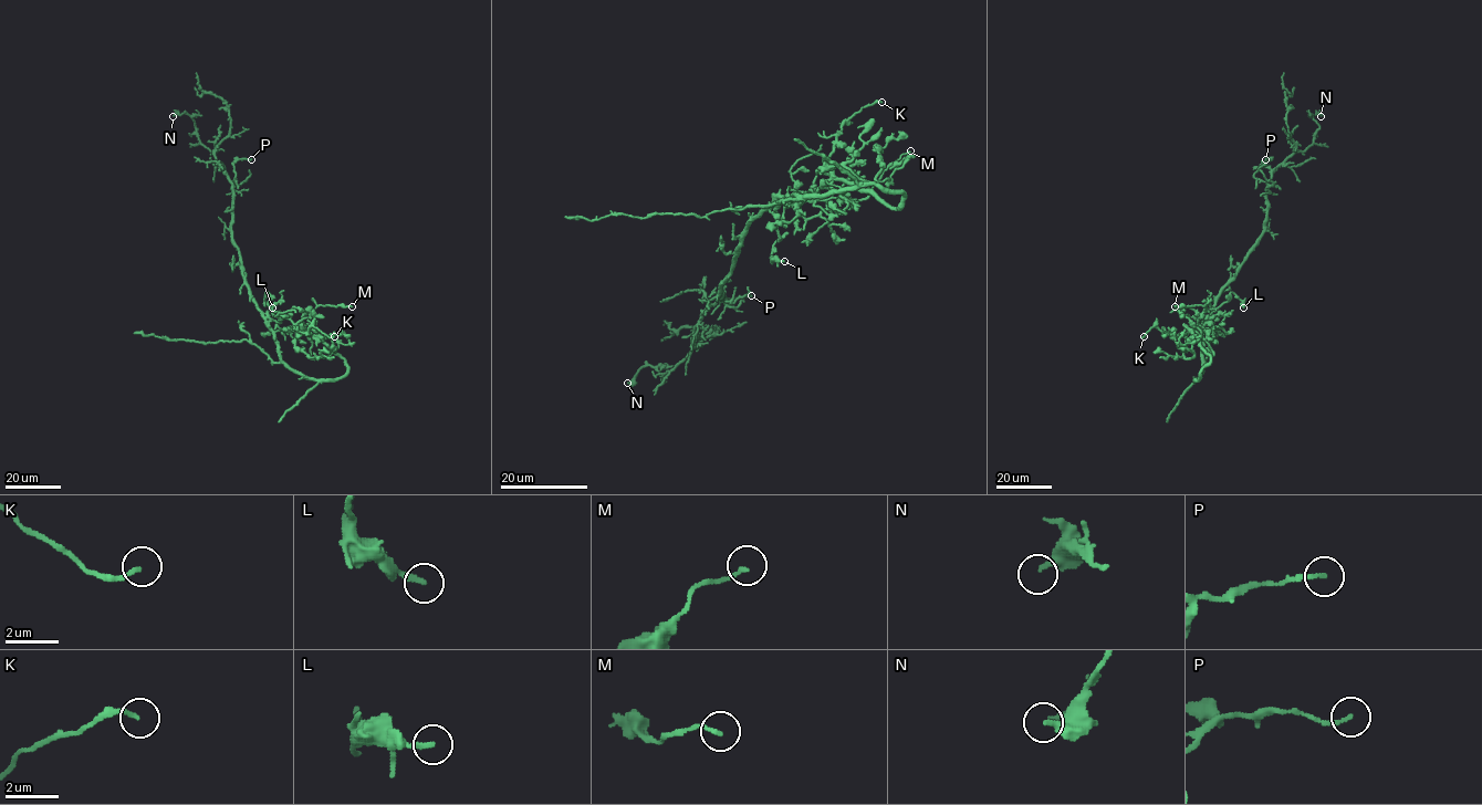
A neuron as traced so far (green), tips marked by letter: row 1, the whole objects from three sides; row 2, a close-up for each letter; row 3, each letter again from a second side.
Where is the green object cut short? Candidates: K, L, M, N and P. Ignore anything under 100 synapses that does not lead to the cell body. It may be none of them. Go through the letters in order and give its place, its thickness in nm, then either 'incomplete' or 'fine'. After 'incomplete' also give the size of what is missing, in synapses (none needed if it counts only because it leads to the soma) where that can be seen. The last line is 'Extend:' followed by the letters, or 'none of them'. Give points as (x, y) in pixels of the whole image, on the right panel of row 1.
K: (1144, 336) | 170 nm | fine
L: (1243, 307) | 200 nm | fine
M: (1175, 306) | 150 nm | fine
N: (1321, 116) | 300 nm | fine
P: (1265, 159) | 150 nm | fine
Extend: none of them

